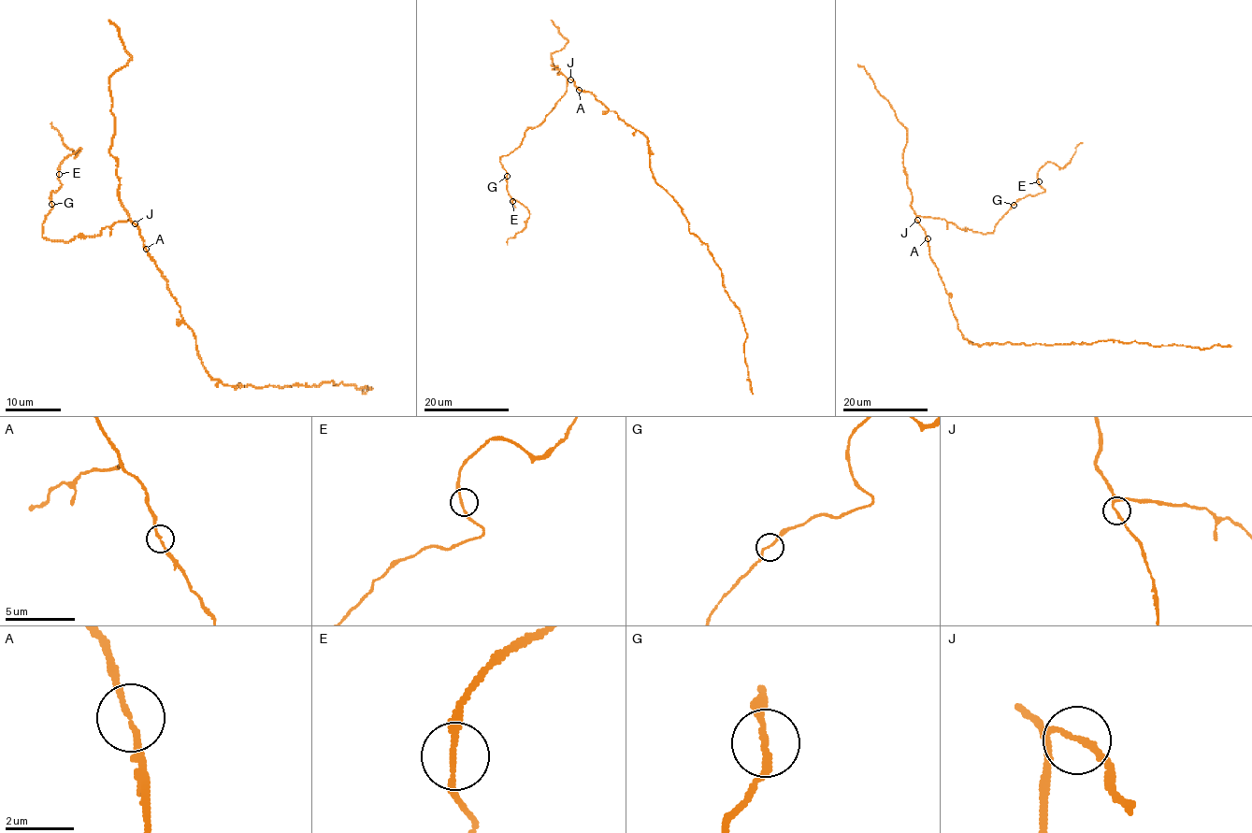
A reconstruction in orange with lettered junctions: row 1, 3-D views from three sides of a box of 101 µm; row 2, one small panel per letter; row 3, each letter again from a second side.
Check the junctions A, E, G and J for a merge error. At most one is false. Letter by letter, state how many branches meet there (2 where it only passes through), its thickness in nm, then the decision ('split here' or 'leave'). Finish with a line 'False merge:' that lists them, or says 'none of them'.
A: 2 branches meet; 160 nm thick; leave
E: 2 branches meet; 170 nm thick; leave
G: 2 branches meet; 170 nm thick; leave
J: 2 branches meet; 170 nm thick; leave
False merge: none of them

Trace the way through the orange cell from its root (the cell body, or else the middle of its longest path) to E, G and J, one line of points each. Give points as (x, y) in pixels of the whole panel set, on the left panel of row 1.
E: (181, 316), (131, 219), (106, 226), (96, 236), (68, 241), (42, 236), (51, 192), (62, 186), (59, 174)
G: (181, 316), (131, 219), (106, 226), (96, 236), (46, 240), (42, 223), (51, 204)
J: (181, 316), (166, 280), (147, 251), (135, 223)

